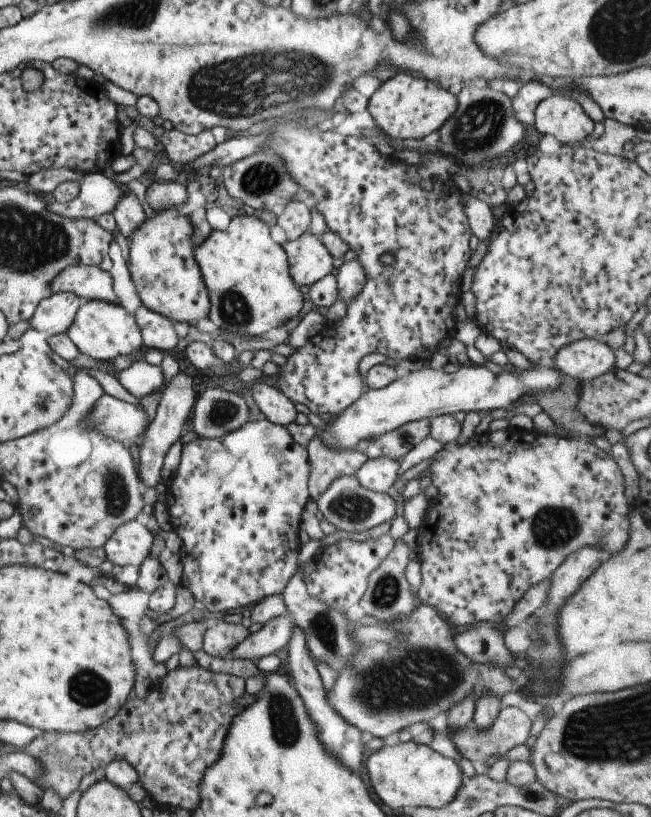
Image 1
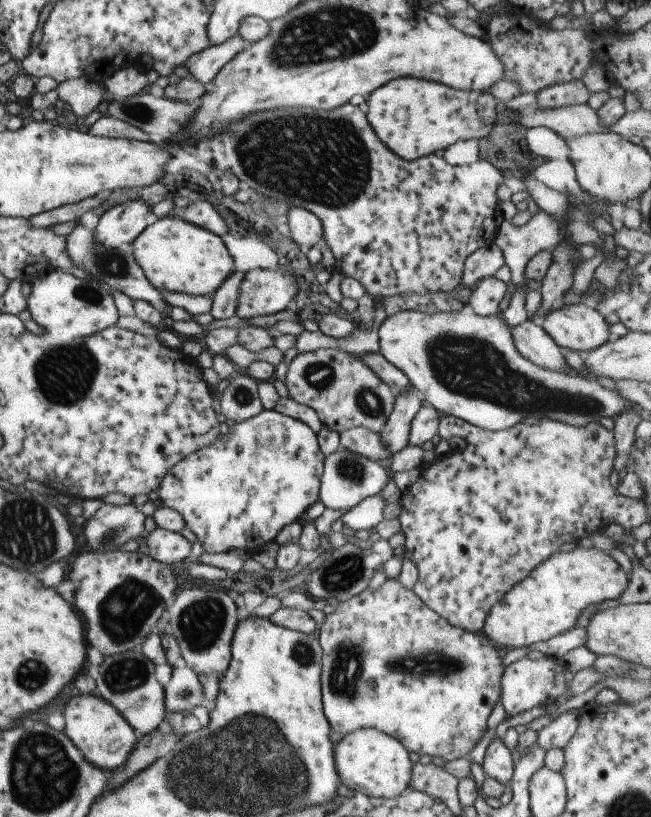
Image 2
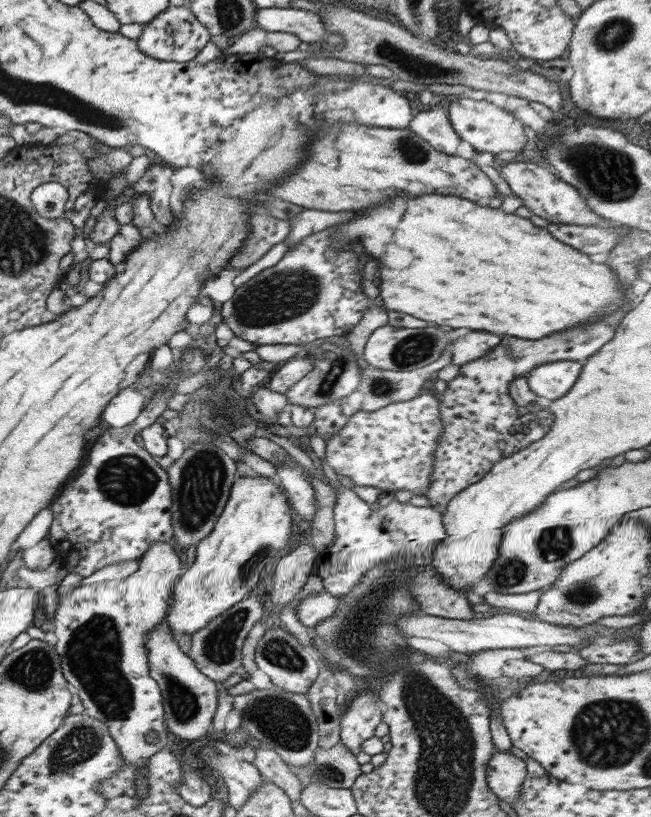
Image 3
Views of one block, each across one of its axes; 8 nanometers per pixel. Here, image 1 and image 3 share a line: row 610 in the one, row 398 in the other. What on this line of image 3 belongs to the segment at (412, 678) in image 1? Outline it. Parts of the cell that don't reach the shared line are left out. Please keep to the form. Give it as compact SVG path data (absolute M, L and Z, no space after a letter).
M421 394L409 402L395 402L373 412L353 413L347 424L325 441L323 462L335 474L347 476L355 486L373 486L379 488L381 493L409 490L411 494L421 496L430 483L434 450L441 435L442 424L437 413L437 400L431 394Z

